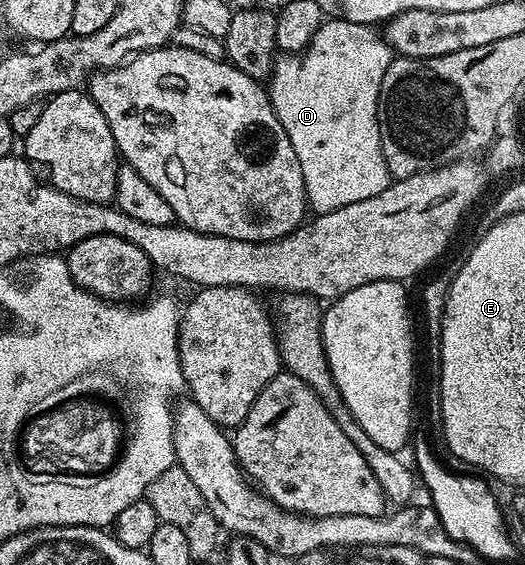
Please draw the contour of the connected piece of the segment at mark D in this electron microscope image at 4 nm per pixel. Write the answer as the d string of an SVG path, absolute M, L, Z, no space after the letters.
M331 18L324 21L306 50L276 57L275 67L271 69L271 107L293 144L293 152L297 152L297 164L301 164L307 201L316 215L345 208L345 204L357 204L357 200L369 200L369 196L385 192L385 188L393 181L391 173L387 171L379 135L381 80L393 61L393 51L375 32L365 24Z

